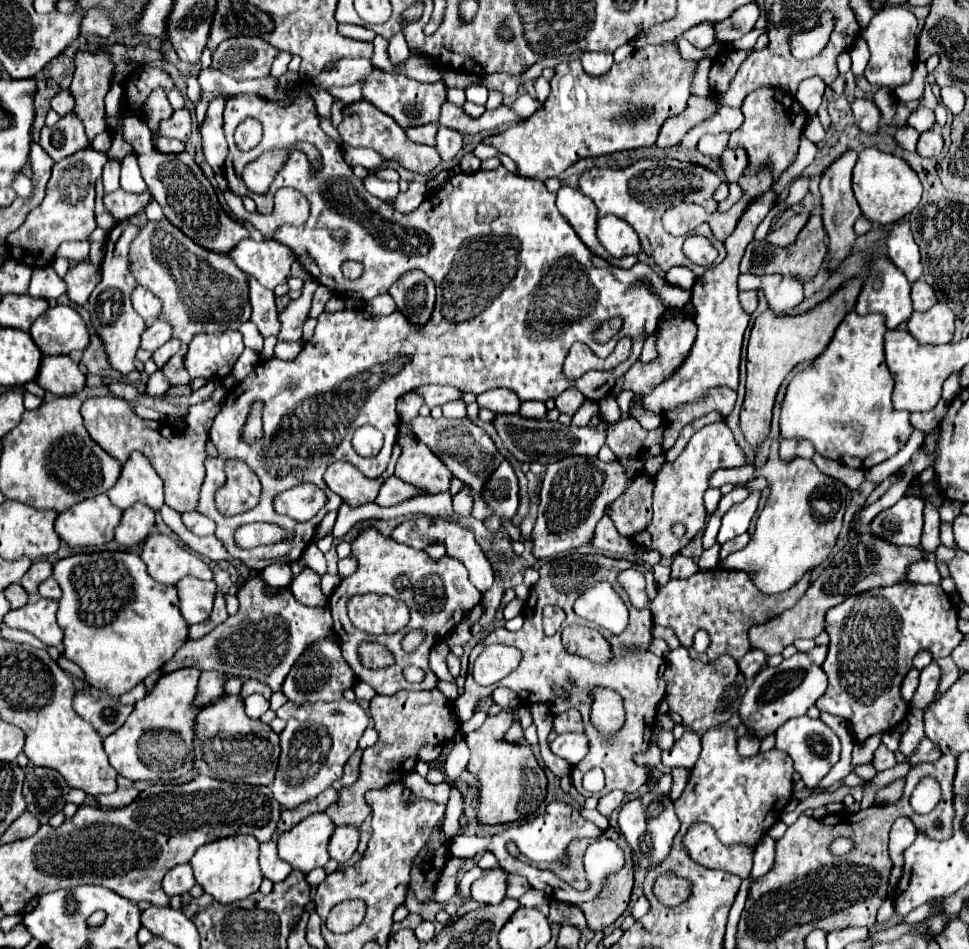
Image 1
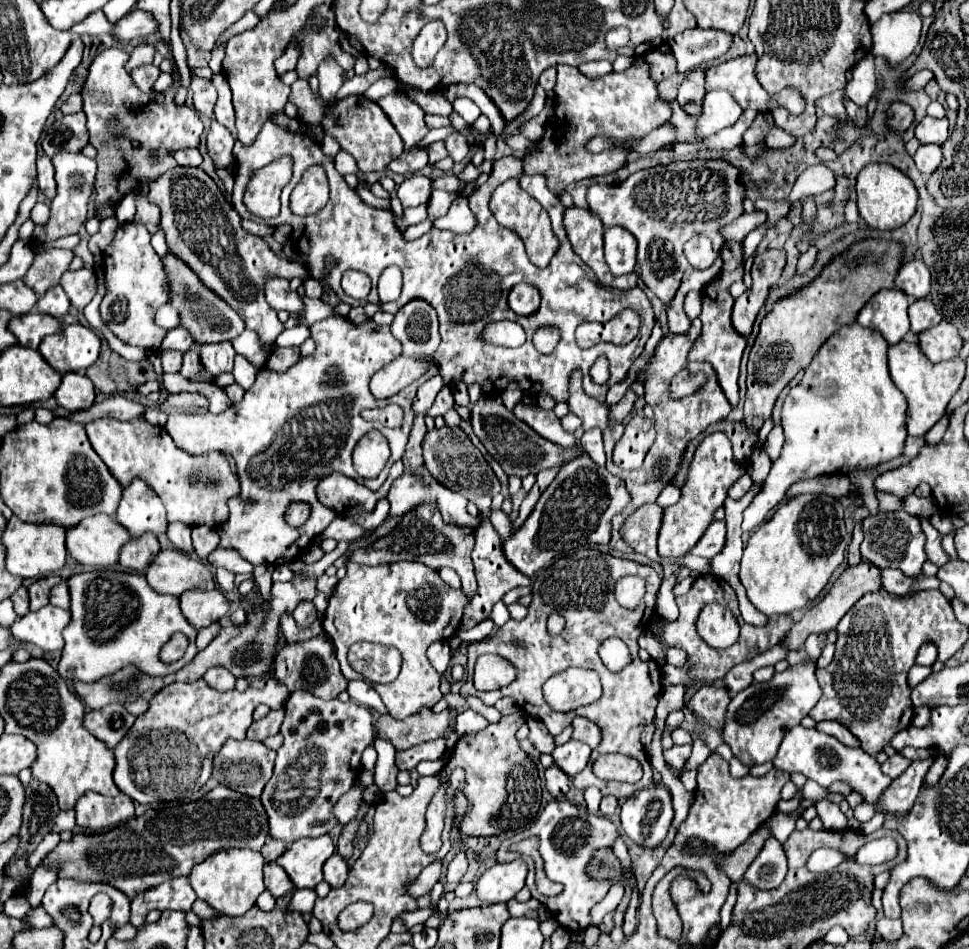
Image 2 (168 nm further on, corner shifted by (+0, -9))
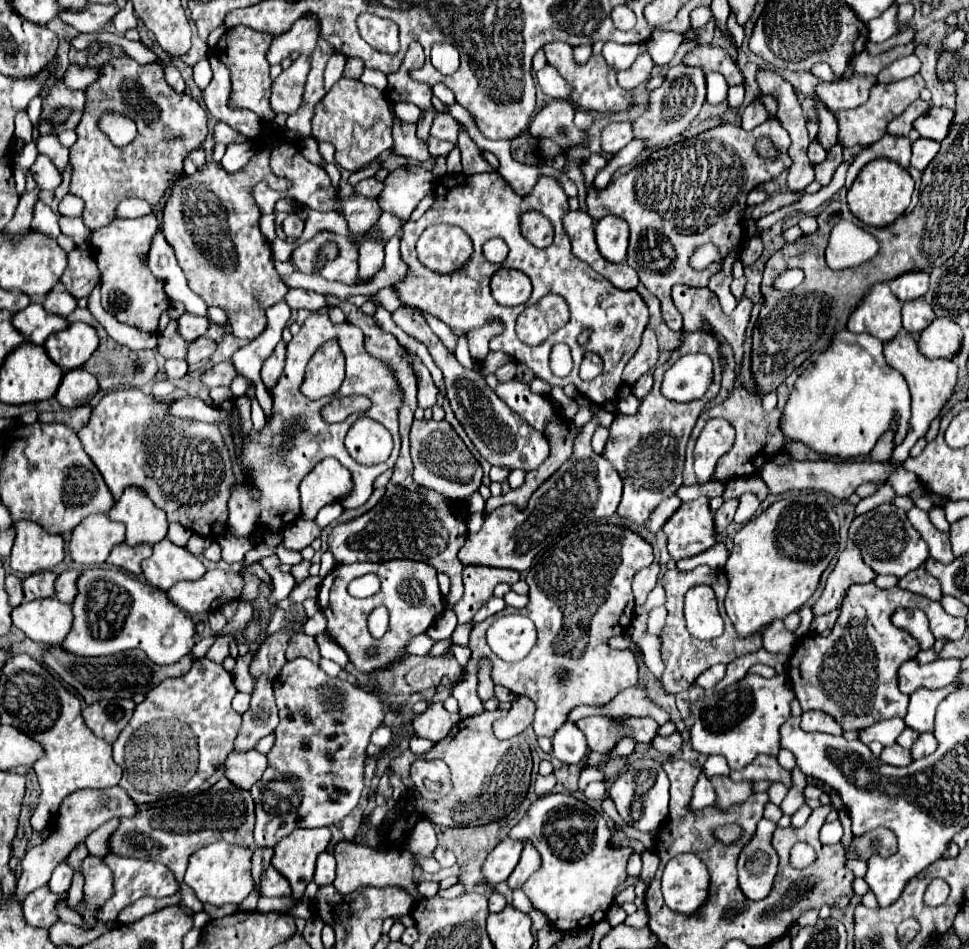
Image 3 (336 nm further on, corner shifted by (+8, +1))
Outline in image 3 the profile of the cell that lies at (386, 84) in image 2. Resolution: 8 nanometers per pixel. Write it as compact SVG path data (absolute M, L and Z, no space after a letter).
M365 69L361 75L361 81L365 85L375 85L381 91L385 91L385 87L387 87L387 77L381 71L373 71L373 69Z

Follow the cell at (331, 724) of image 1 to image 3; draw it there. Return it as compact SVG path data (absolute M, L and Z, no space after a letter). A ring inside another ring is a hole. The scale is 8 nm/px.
M297 657L293 661L287 661L285 667L281 669L281 673L275 677L273 681L273 693L275 693L275 701L277 701L277 707L279 707L279 725L275 729L275 745L273 749L267 753L267 759L269 759L269 767L265 769L265 775L251 787L251 795L255 799L255 815L257 815L257 821L255 821L255 829L253 829L253 839L255 839L255 845L257 847L275 847L283 837L287 837L291 831L295 831L297 827L323 827L323 825L335 825L339 823L345 815L349 815L357 803L359 803L359 797L363 793L363 777L365 777L365 759L367 759L367 745L369 745L369 737L371 733L383 723L385 719L385 713L387 713L387 703L385 699L375 693L375 691L369 691L367 687L357 687L357 685L351 685L349 681L341 681L341 679L333 679L329 677L317 663L305 659L305 657ZM325 687L331 687L331 695L325 693Z

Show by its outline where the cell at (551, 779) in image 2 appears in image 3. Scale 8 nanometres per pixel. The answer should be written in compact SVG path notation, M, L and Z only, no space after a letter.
M554 774L548 776L538 775L534 784L534 790L538 796L547 795L547 793L552 792L556 782L557 780Z

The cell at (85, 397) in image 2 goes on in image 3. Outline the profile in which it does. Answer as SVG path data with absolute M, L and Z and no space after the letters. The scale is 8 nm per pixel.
M75 369L65 373L55 399L61 403L61 407L75 409L85 405L93 395L97 395L97 391L99 391L97 379L89 375L89 371Z

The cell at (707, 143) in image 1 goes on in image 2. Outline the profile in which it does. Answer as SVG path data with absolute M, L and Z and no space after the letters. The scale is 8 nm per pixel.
M743 111L743 115L739 117L739 121L703 141L697 143L675 143L669 148L675 153L682 155L682 153L690 153L699 151L709 151L709 149L735 149L743 143L743 133L749 129L749 125L753 123L753 119L757 117L757 111Z

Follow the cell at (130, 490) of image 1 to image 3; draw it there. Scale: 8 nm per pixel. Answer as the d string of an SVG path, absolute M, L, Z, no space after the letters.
M127 487L121 499L109 511L109 519L121 521L127 527L127 545L141 543L155 545L167 535L165 511L157 509L153 501L137 487Z

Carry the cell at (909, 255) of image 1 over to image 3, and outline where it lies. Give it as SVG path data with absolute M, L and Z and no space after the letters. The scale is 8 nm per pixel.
M917 271L913 275L901 275L901 279L893 279L893 283L889 283L889 289L901 303L923 297L927 293L927 287L929 287L927 271Z

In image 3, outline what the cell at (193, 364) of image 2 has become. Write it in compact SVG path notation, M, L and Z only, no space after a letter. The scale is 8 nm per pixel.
M203 335L201 339L197 339L197 341L193 341L191 345L189 345L189 355L187 355L187 363L191 365L191 363L197 363L197 361L203 361L203 359L209 359L213 353L215 353L215 349L217 349L217 341L213 341L213 339L209 339L207 335Z

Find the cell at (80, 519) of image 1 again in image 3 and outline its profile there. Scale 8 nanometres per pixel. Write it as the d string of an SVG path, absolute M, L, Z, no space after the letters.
M89 515L87 519L83 519L75 531L73 537L69 541L69 553L71 559L75 563L81 565L103 565L111 553L111 549L119 543L125 541L125 525L123 523L115 523L111 521L107 515Z

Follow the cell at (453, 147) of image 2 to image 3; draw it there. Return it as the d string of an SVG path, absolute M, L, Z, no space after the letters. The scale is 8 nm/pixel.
M441 113L441 115L435 117L429 135L435 137L435 139L443 139L443 141L457 143L457 129L459 129L459 123L451 115Z

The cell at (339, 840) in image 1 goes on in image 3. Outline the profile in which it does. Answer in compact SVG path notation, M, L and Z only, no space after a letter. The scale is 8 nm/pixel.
M321 853L317 857L317 867L315 867L315 877L313 881L317 885L329 885L335 881L335 857L331 853Z

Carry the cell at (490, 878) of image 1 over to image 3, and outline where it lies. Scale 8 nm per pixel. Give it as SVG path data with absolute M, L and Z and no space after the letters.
M505 837L505 839L487 855L487 859L485 859L485 863L483 863L483 875L485 875L487 883L495 885L495 883L505 881L505 879L511 875L511 871L515 869L521 851L523 851L523 843L521 843L521 841Z

